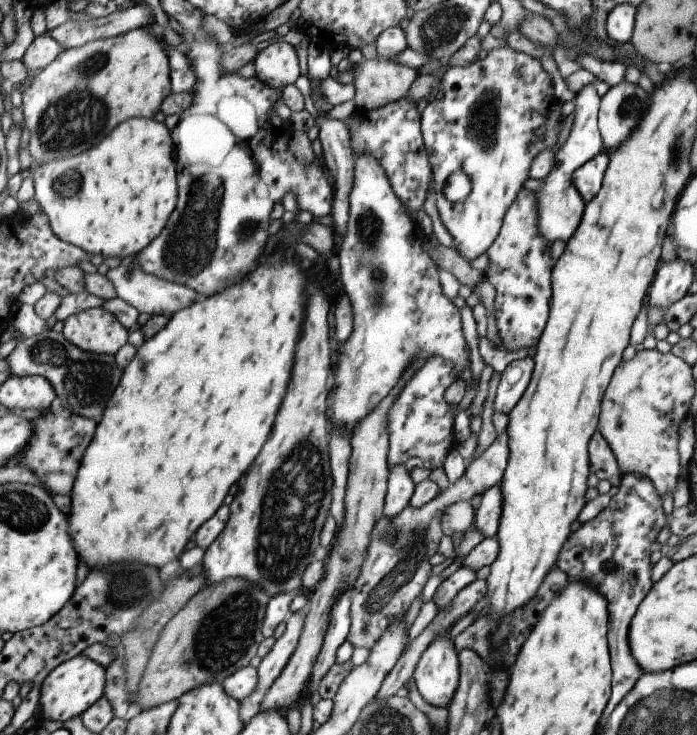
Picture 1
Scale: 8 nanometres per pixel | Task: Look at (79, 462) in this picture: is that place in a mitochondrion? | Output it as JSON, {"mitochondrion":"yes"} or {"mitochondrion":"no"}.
{"mitochondrion":"no"}

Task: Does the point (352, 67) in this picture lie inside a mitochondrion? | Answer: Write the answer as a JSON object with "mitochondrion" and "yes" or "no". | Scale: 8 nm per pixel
{"mitochondrion":"no"}

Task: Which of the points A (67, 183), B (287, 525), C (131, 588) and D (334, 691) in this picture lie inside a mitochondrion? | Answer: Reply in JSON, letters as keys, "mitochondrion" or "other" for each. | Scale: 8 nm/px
{"A":"mitochondrion","B":"mitochondrion","C":"mitochondrion","D":"other"}

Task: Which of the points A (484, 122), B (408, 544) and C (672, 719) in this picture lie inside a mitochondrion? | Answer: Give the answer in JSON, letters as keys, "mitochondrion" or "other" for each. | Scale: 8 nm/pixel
{"A":"mitochondrion","B":"mitochondrion","C":"mitochondrion"}

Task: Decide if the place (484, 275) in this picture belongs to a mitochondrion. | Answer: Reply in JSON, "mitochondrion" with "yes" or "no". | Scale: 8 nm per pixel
{"mitochondrion":"no"}

